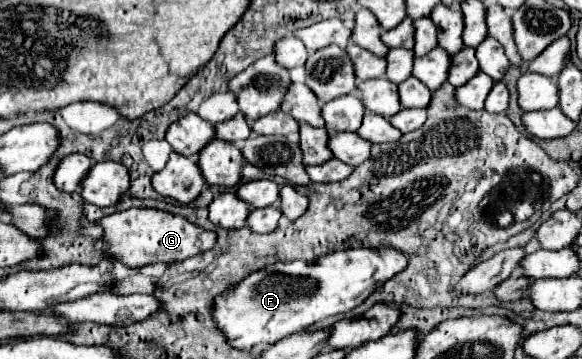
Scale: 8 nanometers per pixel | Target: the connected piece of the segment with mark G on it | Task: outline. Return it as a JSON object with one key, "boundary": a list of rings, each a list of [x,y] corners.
{"boundary":[[[126,209],[120,213],[112,213],[98,221],[102,227],[100,241],[108,247],[104,255],[120,261],[126,267],[142,267],[148,263],[176,263],[188,257],[194,257],[202,251],[208,251],[216,243],[216,235],[206,231],[194,223],[188,223],[180,215],[172,215],[158,209]]]}

